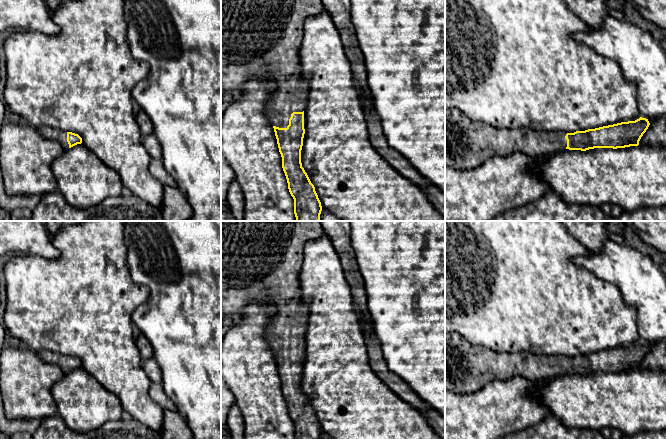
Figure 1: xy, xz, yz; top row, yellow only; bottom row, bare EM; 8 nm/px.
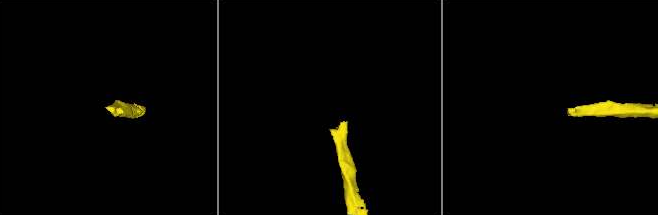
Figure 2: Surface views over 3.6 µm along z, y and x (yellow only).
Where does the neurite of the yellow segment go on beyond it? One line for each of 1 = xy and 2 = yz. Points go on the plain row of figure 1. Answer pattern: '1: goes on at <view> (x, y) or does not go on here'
1: goes on at xy (55, 358)
2: goes on at yz (468, 367)

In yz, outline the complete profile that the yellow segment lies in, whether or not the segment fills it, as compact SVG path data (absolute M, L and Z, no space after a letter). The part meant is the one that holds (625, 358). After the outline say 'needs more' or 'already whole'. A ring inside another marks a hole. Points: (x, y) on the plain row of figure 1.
M457 332L445 334L445 390L472 394L488 383L522 376L530 381L543 380L564 373L586 375L594 372L638 370L648 353L648 343L621 346L585 355L537 355L497 353L472 344Z; needs more

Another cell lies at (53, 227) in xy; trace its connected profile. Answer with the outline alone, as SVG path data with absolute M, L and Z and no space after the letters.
M45 221L45 226L54 236L62 227L64 226L71 226L73 224L85 223L87 221Z

